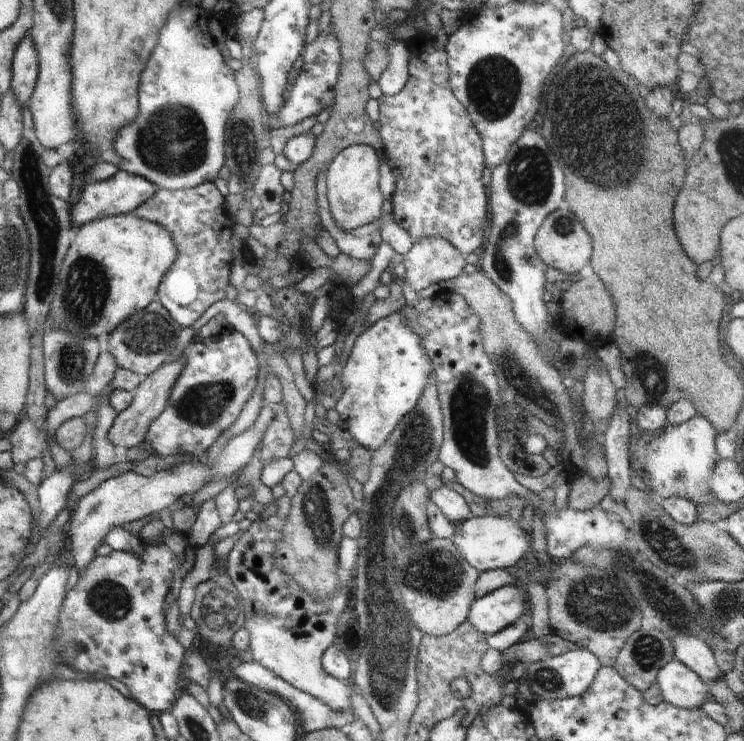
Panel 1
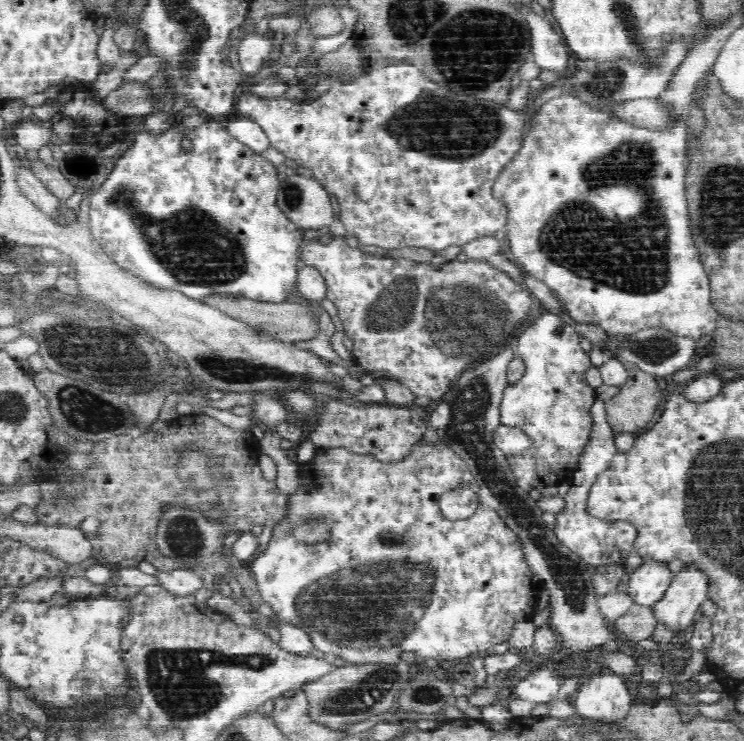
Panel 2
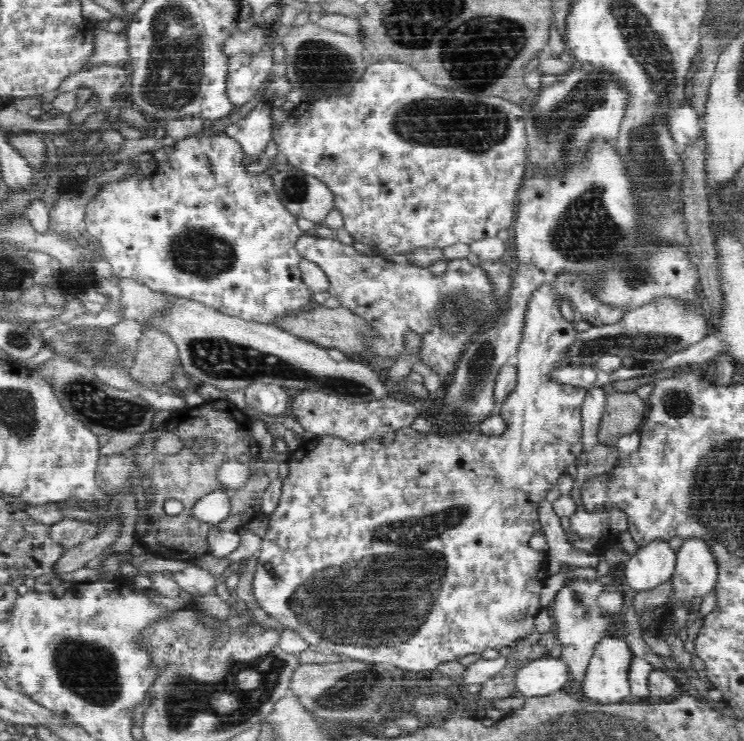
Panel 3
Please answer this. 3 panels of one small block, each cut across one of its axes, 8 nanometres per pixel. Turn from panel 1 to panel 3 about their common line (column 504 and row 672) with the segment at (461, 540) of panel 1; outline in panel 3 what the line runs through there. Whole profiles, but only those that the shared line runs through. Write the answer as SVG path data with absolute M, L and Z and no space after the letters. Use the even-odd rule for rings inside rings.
M542 656L518 670L514 678L515 690L525 698L562 691L569 680L568 672L568 665L561 657Z

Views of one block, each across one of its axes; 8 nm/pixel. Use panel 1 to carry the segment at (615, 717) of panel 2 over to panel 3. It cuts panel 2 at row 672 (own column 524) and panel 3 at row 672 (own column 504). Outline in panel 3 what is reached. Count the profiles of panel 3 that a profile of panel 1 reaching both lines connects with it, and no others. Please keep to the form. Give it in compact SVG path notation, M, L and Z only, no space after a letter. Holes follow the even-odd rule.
M616 635L604 636L598 642L590 659L586 676L580 684L584 700L606 705L620 703L623 698L630 696L629 668L634 656L628 648L629 644L629 642L624 642L624 638L619 638Z

